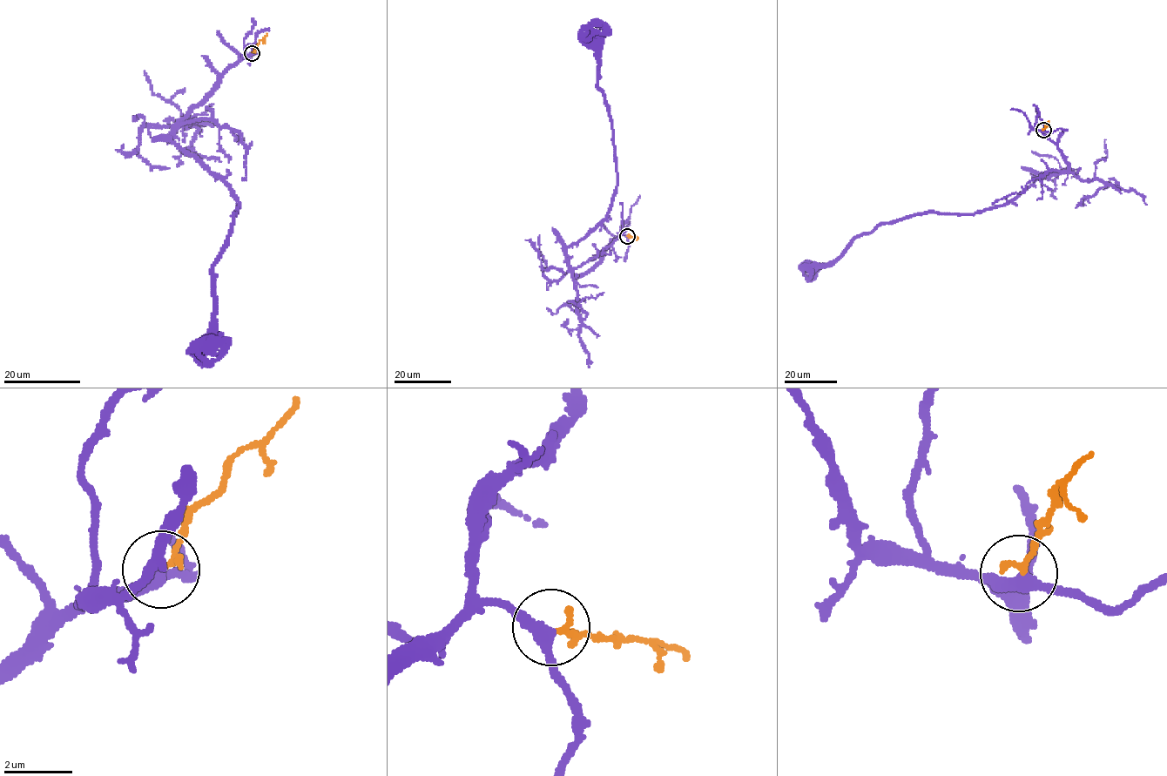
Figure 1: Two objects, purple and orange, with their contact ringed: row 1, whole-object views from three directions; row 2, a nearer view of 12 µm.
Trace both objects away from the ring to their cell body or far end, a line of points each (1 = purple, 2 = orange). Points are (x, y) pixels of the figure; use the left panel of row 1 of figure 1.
1: (252, 52), (171, 136), (238, 202), (212, 271), (213, 331), (201, 348), (201, 363), (213, 363)
2: (252, 52), (267, 34)

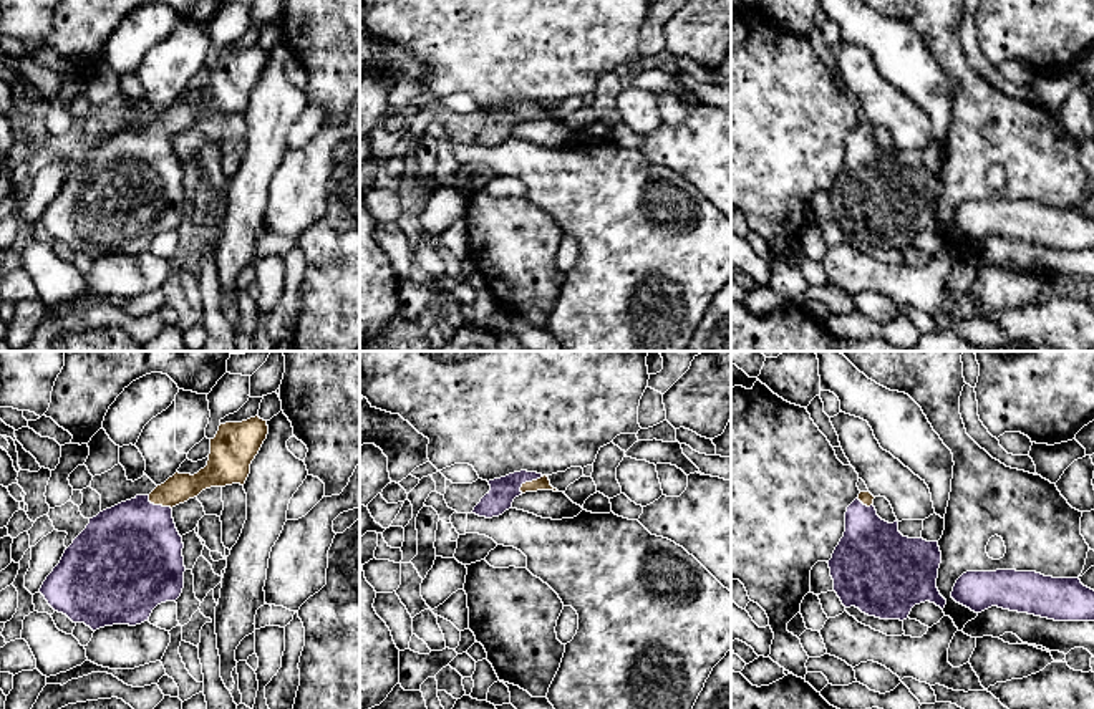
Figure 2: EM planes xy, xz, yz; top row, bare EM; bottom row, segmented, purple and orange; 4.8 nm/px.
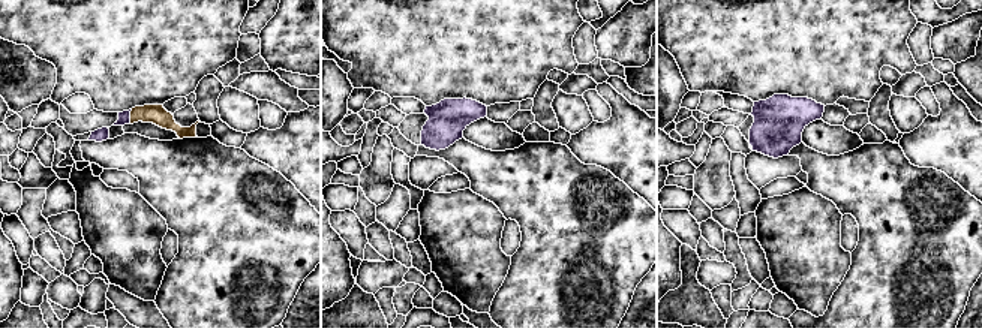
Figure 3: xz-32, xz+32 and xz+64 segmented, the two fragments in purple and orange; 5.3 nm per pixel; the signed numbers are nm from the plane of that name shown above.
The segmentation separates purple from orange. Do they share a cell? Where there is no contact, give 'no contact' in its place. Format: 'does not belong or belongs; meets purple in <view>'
belongs; meets purple in xz

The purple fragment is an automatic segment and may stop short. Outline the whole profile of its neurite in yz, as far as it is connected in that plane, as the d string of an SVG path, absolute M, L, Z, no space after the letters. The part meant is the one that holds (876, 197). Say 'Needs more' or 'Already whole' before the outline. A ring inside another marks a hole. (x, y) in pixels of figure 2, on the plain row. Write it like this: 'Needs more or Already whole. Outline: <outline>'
Needs more. Outline: M860 121L847 136L844 166L827 191L842 234L900 250L925 230L943 239L946 229L937 217L938 171L903 166L898 151L888 152L877 144L874 128Z

